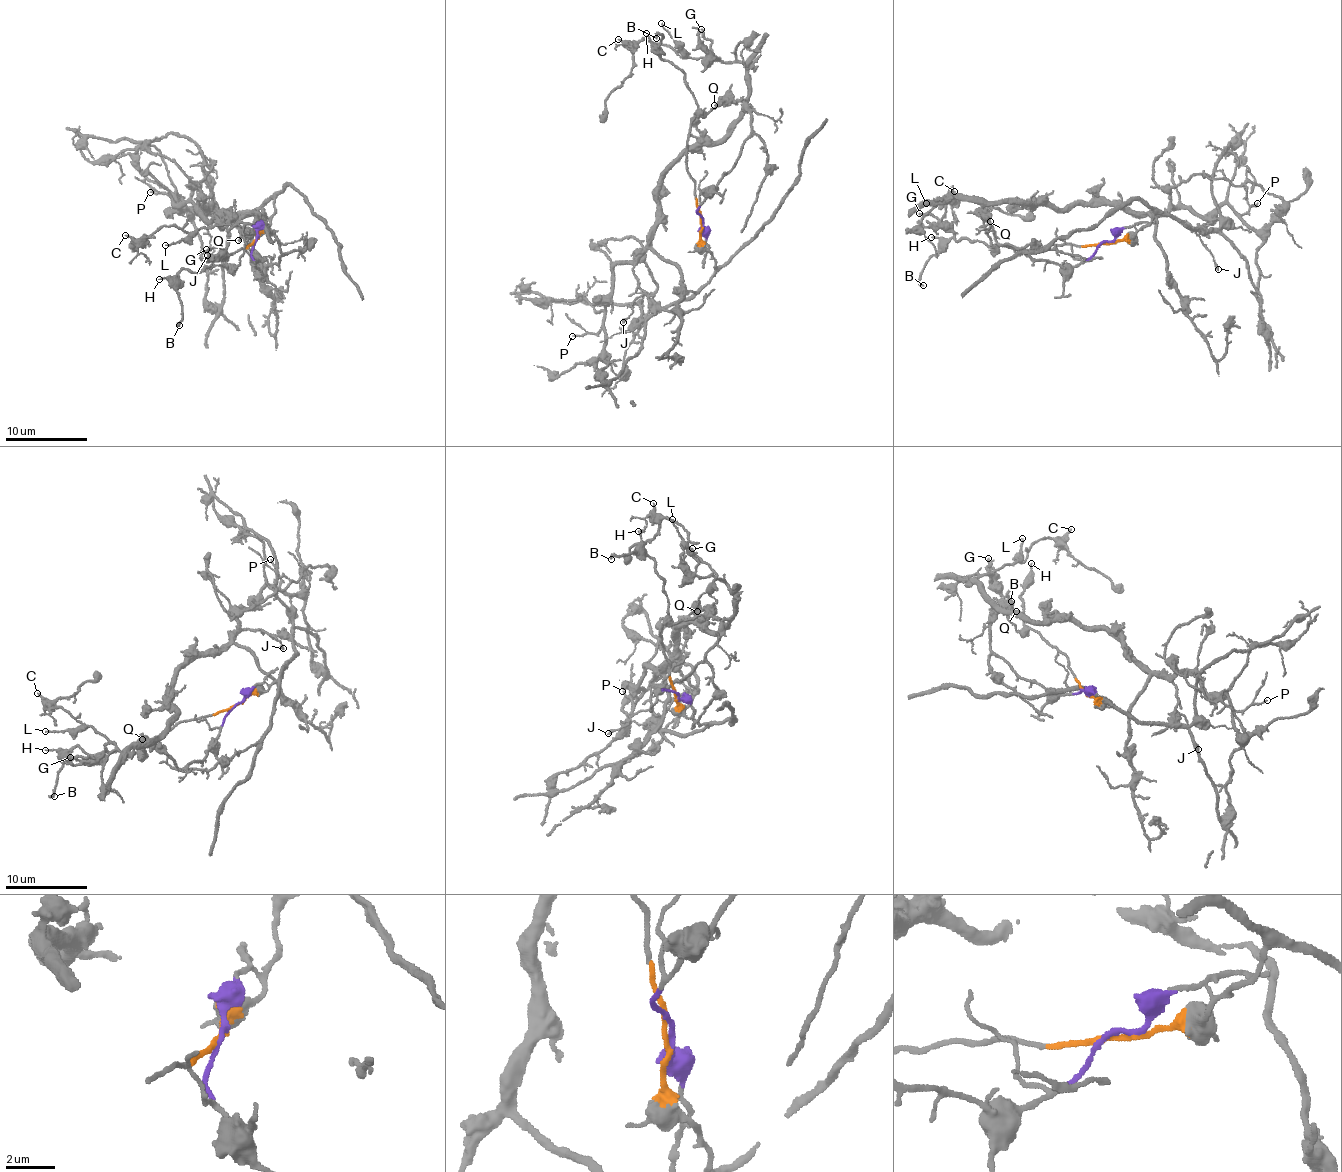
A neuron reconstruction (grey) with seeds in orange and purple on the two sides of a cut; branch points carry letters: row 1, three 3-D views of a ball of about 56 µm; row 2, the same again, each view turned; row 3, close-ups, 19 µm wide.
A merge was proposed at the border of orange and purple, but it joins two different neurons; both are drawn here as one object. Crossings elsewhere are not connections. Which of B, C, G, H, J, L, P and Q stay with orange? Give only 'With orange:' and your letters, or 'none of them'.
With orange: B, H

